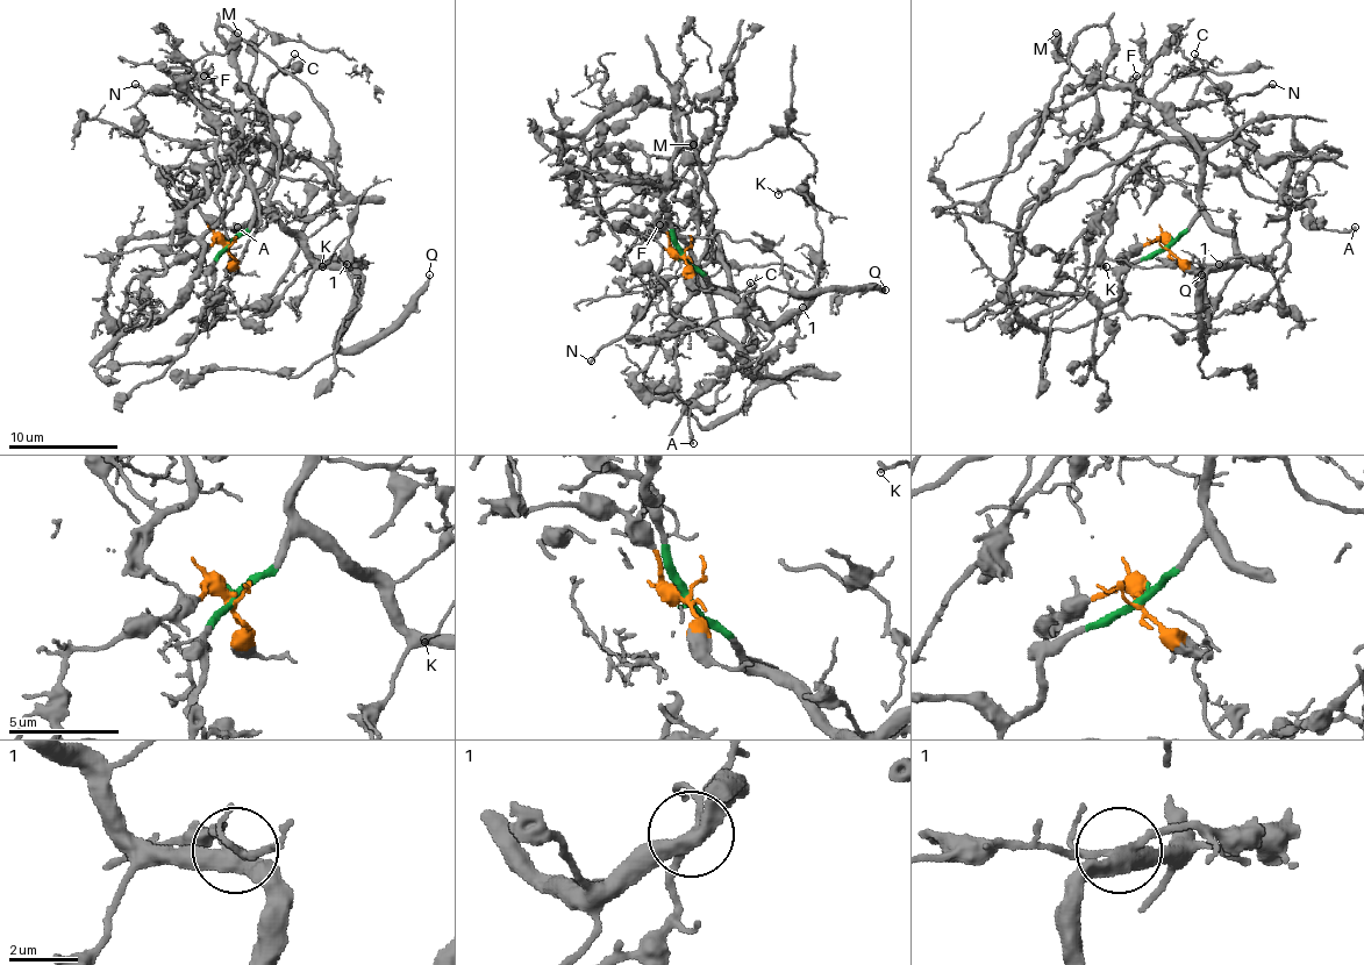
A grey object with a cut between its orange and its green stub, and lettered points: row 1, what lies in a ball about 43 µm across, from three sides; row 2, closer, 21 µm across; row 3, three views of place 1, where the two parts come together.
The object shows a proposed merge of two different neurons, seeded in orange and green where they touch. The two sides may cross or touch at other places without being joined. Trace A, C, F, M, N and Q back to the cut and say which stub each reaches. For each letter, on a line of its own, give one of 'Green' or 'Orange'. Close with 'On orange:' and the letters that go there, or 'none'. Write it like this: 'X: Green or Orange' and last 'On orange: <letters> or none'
A: Orange
C: Green
F: Orange
M: Orange
N: Green
Q: Green
On orange: A, F, M

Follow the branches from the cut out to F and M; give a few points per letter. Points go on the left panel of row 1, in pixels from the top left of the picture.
F: (225, 245), (213, 240), (148, 272), (128, 330), (175, 302), (221, 209), (216, 147), (241, 128), (202, 76)
M: (225, 245), (213, 240), (148, 272), (128, 330), (175, 302), (221, 209), (219, 138), (188, 78), (238, 31)

